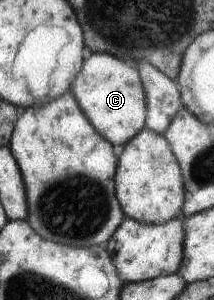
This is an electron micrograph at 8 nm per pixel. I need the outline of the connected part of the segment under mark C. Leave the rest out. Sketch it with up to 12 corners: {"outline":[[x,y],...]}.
{"outline":[[105,52],[83,61],[71,92],[113,146],[145,127],[134,63]]}

